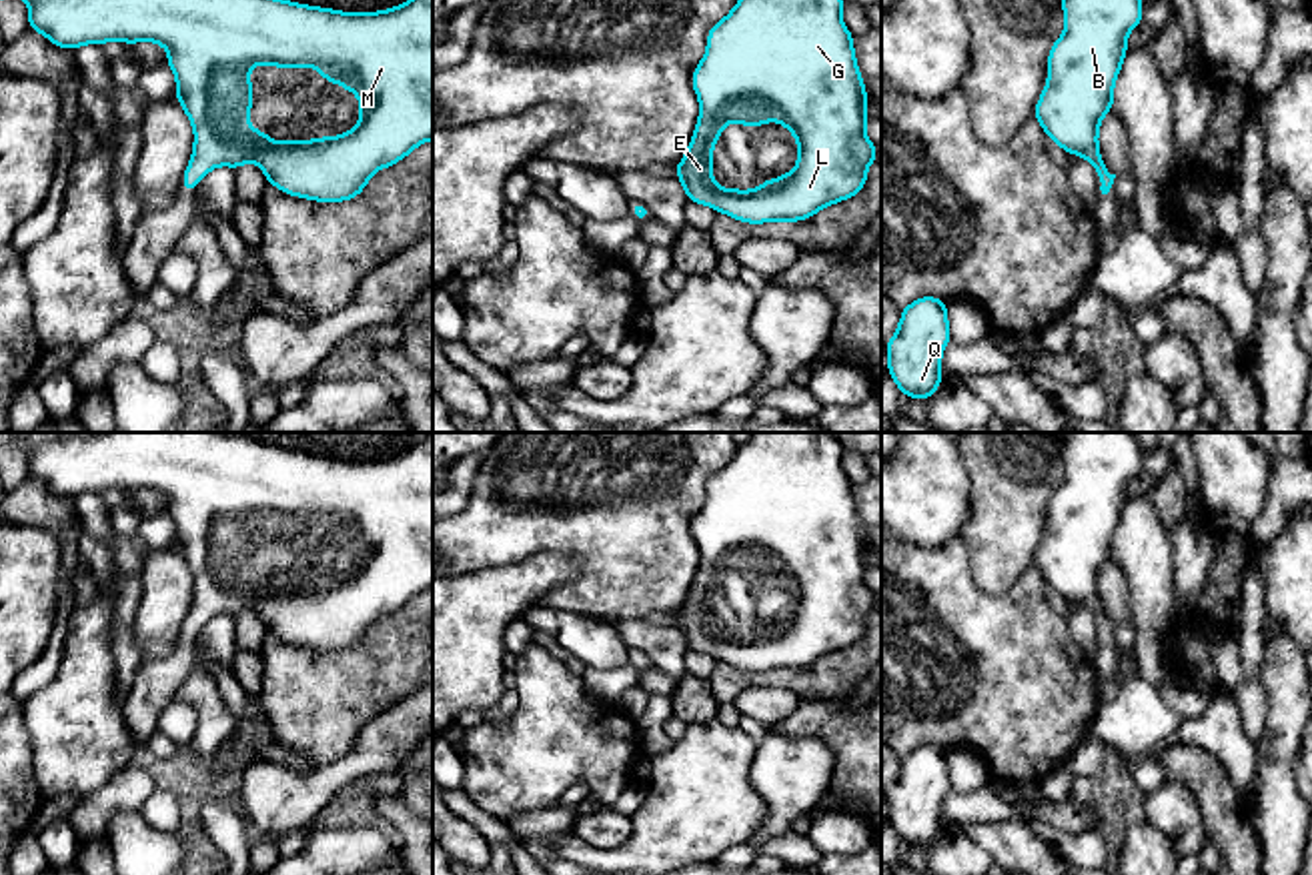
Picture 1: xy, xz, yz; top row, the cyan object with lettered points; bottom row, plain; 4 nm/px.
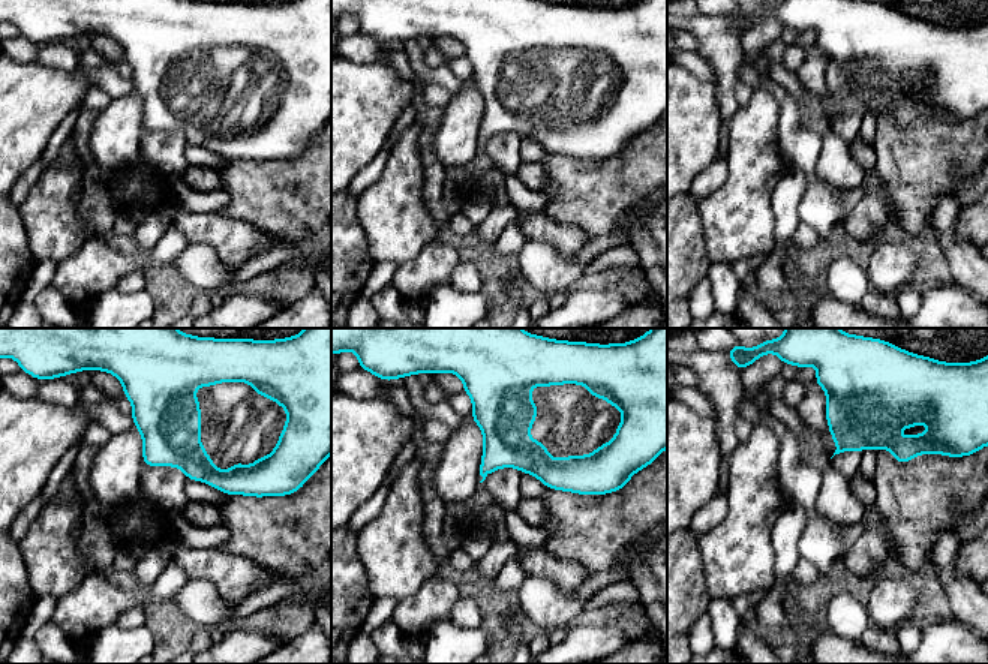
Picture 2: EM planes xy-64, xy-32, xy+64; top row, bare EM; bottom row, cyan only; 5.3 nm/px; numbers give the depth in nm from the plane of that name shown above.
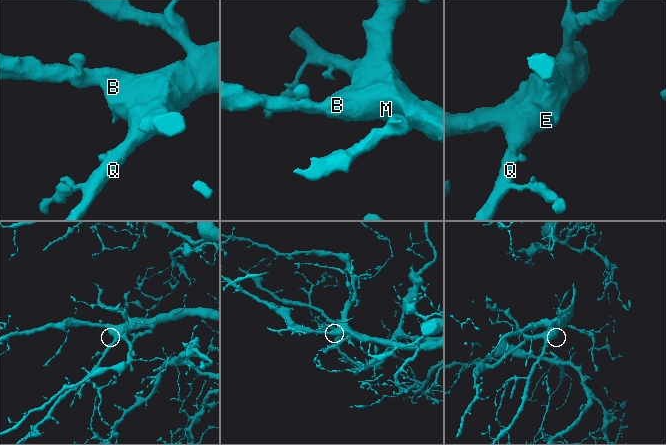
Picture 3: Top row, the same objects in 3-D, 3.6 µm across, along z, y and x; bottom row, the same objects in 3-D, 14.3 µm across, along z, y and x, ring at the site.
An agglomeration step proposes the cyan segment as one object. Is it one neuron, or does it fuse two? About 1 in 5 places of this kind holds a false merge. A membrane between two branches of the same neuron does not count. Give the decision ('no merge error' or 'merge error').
no merge error

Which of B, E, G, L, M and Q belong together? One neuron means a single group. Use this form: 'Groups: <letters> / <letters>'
Groups: B E G L M Q

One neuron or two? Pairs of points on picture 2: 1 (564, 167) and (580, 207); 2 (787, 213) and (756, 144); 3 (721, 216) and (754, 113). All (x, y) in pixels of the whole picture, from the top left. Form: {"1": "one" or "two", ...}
{"1": "one", "2": "two", "3": "one"}

